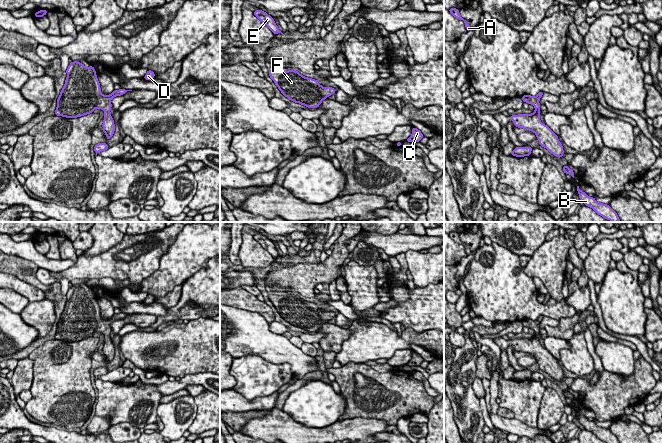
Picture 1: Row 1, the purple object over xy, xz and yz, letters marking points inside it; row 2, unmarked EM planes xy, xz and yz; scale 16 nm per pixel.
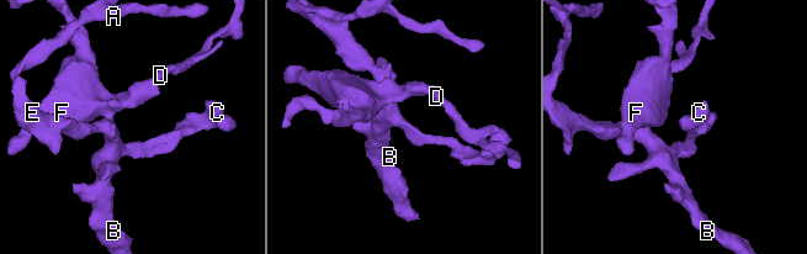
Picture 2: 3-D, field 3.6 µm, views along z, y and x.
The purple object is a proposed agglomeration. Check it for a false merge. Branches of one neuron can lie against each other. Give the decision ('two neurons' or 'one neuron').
one neuron

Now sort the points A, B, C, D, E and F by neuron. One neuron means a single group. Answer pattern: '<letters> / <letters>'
A B C D E F

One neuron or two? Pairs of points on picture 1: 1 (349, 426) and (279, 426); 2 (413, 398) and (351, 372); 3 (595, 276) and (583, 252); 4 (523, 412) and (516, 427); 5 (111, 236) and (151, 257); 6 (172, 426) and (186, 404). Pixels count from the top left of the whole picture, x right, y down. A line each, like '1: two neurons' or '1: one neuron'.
1: one neuron
2: one neuron
3: two neurons
4: two neurons
5: two neurons
6: one neuron

